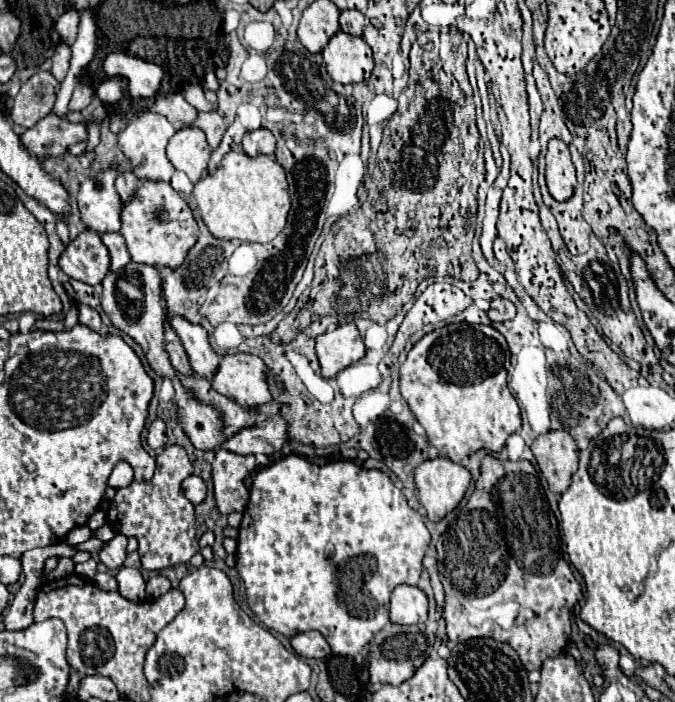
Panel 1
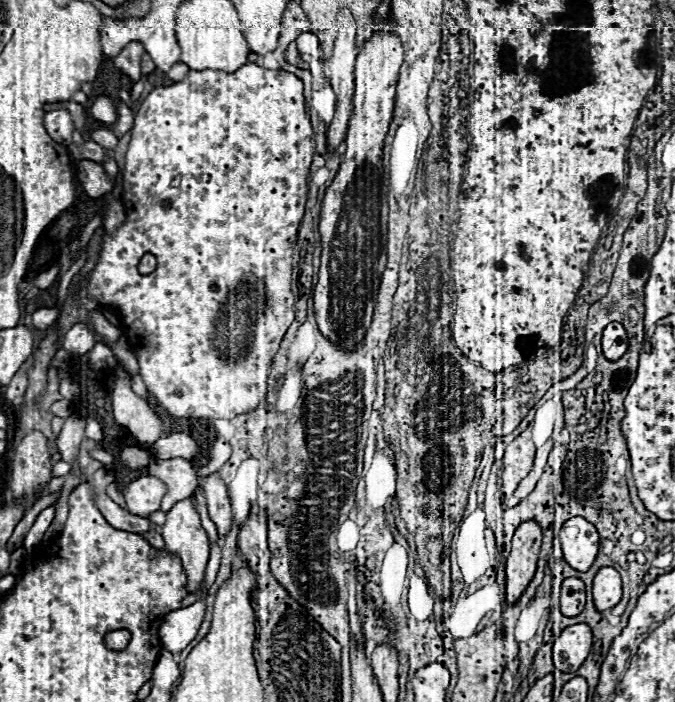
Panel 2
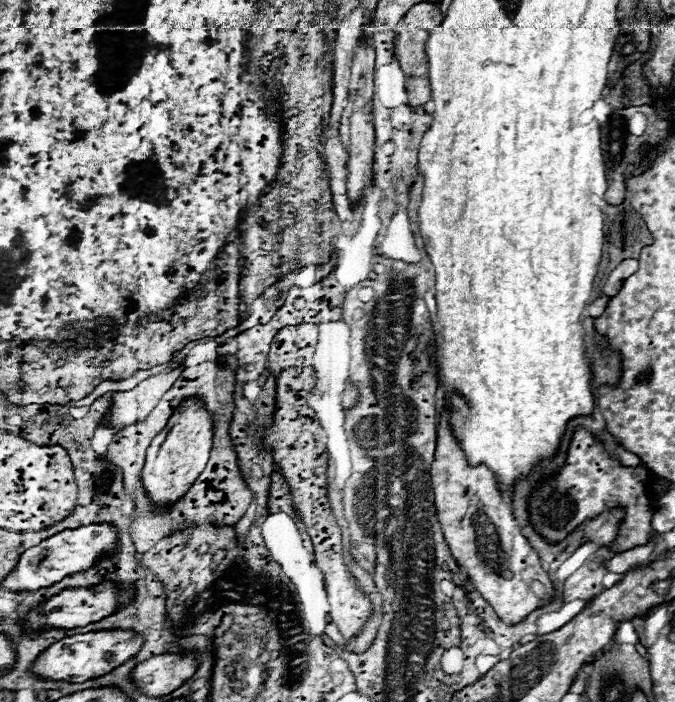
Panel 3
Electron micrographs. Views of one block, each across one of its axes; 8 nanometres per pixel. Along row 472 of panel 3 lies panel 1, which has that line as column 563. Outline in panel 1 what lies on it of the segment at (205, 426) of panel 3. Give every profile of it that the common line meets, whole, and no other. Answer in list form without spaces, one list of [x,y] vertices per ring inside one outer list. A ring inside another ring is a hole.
[[[552,138],[548,142],[546,182],[548,182],[548,190],[554,196],[554,200],[568,200],[568,196],[572,196],[574,192],[576,170],[570,160],[568,146],[558,138]]]

